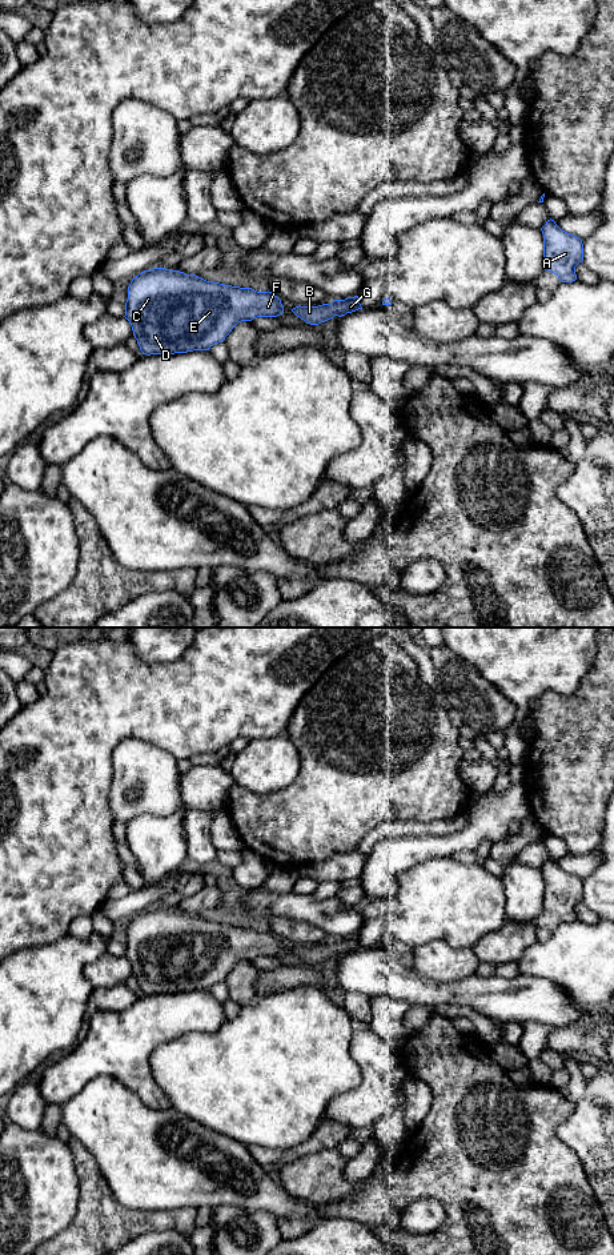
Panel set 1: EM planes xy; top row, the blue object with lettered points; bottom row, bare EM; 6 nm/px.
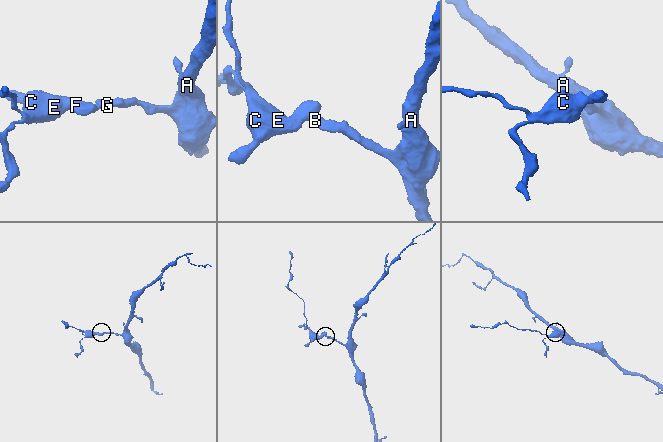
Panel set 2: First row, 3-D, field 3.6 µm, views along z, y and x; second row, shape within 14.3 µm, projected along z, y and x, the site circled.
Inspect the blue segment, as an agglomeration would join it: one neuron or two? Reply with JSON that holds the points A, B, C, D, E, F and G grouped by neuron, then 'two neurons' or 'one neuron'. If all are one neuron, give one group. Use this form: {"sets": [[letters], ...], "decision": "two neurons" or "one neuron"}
{"sets": [["A", "B", "C", "D", "E", "F", "G"]], "decision": "one neuron"}

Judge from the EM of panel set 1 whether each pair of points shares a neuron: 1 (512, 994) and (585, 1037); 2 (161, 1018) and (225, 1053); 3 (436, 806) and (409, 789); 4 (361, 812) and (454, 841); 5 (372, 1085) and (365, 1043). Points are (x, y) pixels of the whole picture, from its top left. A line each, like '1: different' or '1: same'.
1: different
2: different
3: same
4: different
5: same

